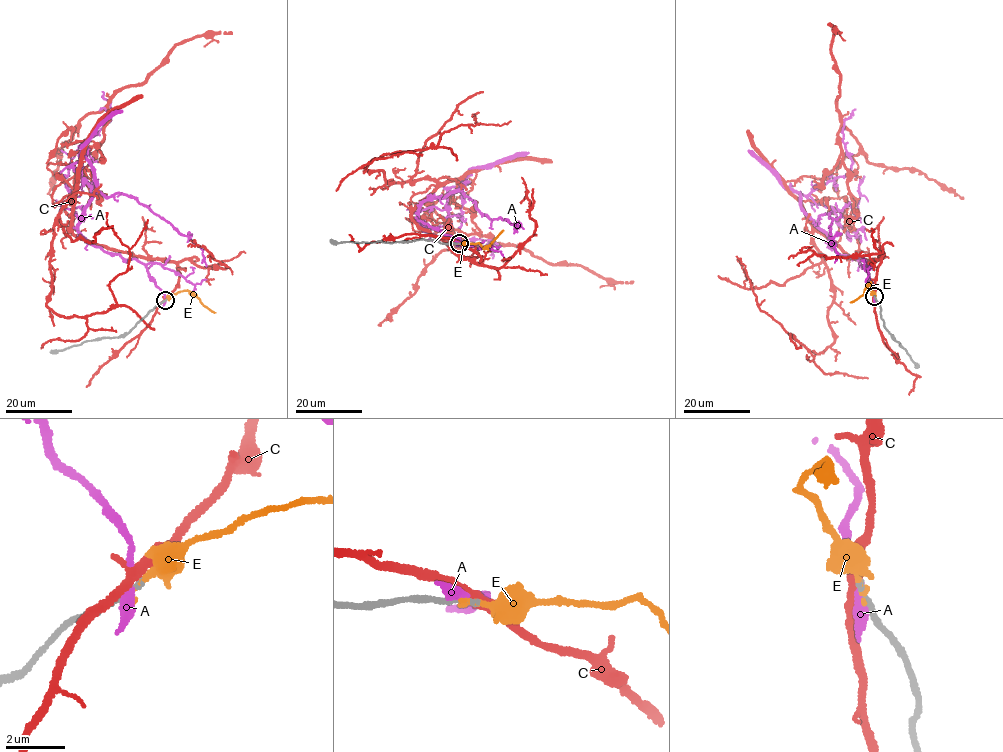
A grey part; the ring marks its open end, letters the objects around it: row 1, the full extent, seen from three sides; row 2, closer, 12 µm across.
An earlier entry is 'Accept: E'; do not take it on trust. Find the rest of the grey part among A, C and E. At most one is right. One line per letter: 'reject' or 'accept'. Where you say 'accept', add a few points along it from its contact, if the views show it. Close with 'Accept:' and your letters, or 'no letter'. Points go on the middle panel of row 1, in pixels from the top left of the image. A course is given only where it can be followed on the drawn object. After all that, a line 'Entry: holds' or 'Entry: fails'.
A: reject
C: reject
E: accept; it runs (459, 243), (479, 243), (485, 248), (503, 230)
Accept: E
Entry: holds

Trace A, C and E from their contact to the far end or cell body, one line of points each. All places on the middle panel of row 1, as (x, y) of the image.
A: (458, 243), (419, 221), (419, 204), (464, 179), (447, 190), (446, 224), (423, 226), (432, 241)
C: (459, 242), (482, 262), (412, 217), (436, 186), (411, 197), (436, 229), (494, 240), (441, 251), (379, 325)
E: (459, 243), (479, 243), (485, 248), (503, 230)

